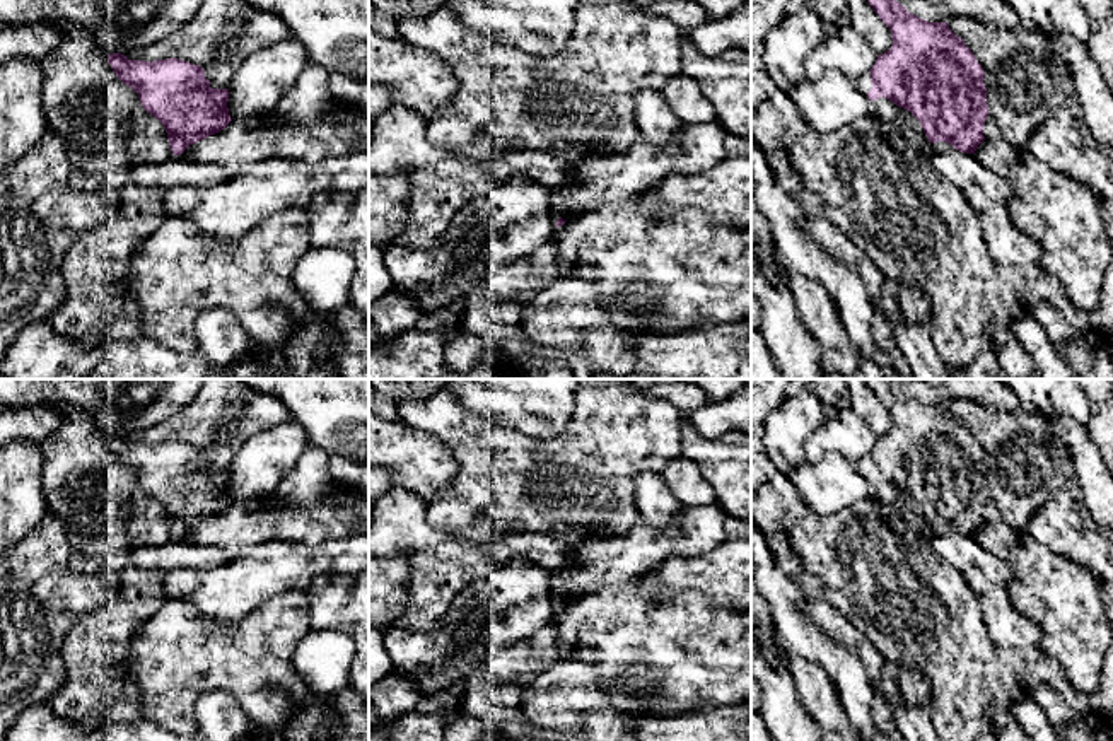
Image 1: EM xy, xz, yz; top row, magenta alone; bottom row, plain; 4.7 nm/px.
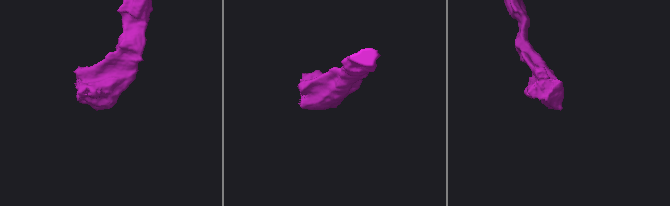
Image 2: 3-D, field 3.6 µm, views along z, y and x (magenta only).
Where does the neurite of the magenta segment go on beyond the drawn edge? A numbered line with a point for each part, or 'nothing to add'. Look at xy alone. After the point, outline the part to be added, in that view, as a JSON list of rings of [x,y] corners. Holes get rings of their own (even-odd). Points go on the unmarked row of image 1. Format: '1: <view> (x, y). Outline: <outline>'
nothing to add

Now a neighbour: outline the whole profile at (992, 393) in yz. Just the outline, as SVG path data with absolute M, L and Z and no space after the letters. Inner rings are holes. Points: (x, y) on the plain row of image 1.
M889 379L910 396L929 405L951 401L978 401L999 411L1014 413L1028 410L1019 398L997 379Z

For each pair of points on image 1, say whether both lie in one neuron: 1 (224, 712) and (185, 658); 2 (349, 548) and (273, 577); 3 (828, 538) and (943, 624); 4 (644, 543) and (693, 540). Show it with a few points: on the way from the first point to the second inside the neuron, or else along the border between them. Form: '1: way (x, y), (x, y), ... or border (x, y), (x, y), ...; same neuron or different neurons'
1: border (193, 702), (202, 694), (226, 690), (244, 714); different neurons
2: way (330, 555), (313, 564), (292, 565); same neuron
3: way (857, 564), (914, 612); same neuron
4: way (656, 543), (681, 540); same neuron

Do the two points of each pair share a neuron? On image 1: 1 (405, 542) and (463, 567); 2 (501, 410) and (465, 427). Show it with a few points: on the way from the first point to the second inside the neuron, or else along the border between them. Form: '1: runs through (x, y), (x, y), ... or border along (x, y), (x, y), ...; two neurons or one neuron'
1: runs through (419, 542), (441, 564), (449, 564); one neuron
2: border along (458, 396), (470, 410), (523, 436); two neurons

